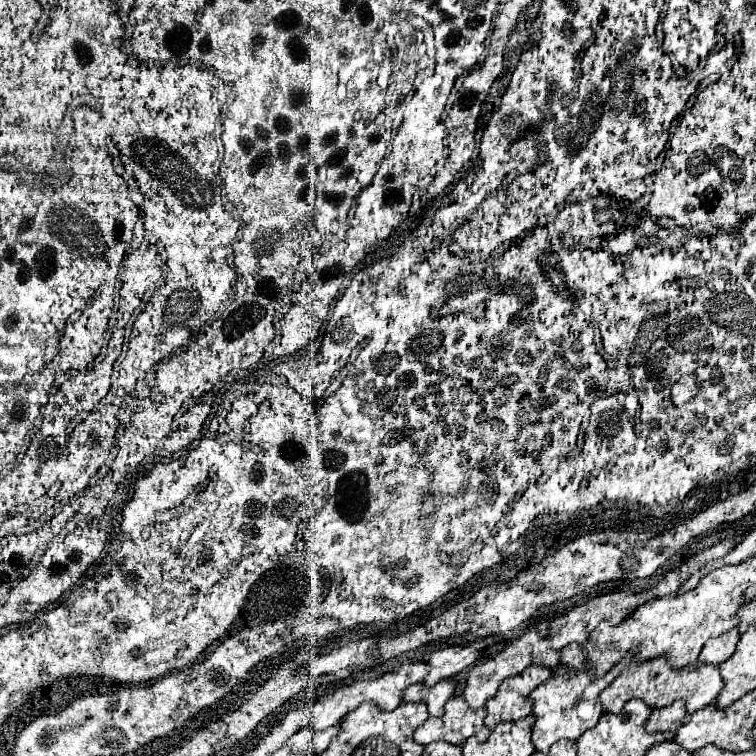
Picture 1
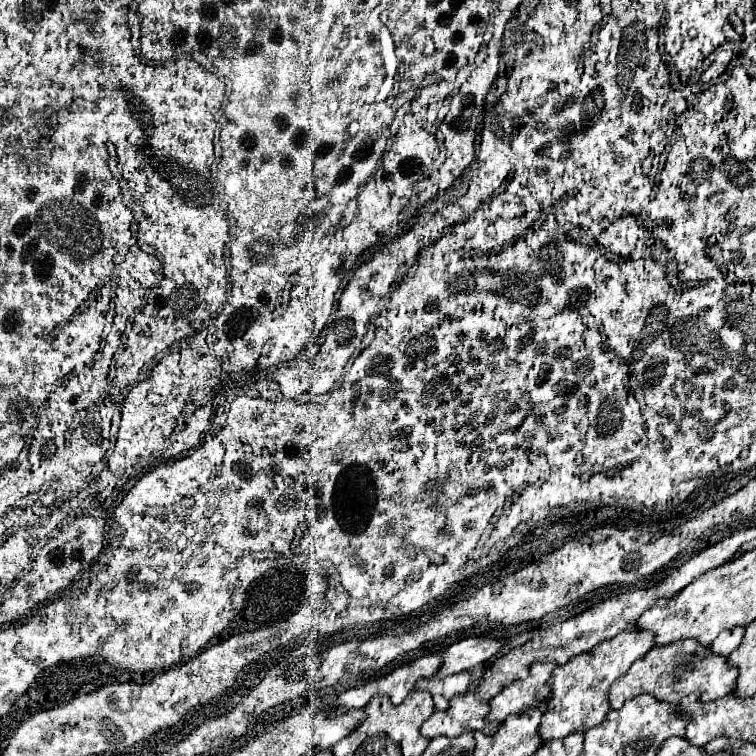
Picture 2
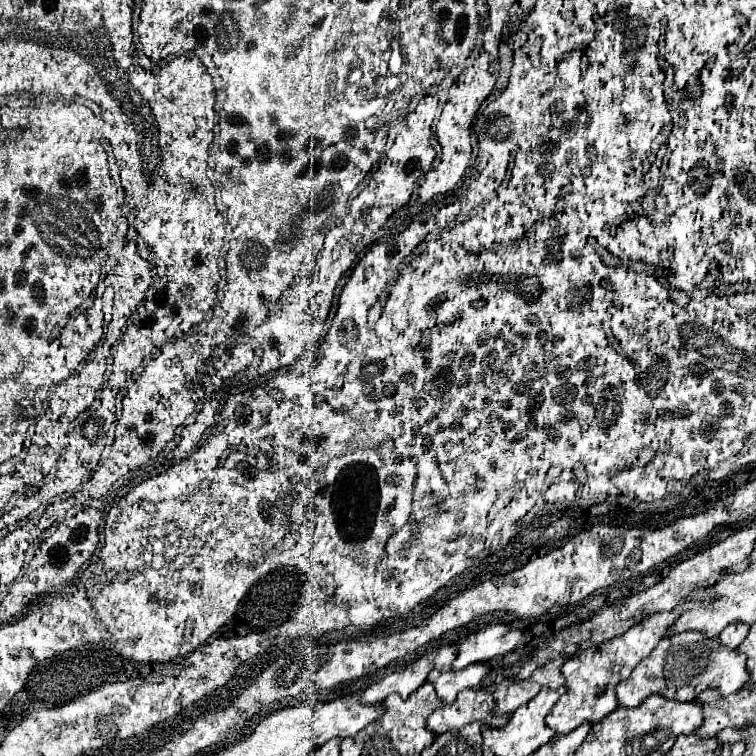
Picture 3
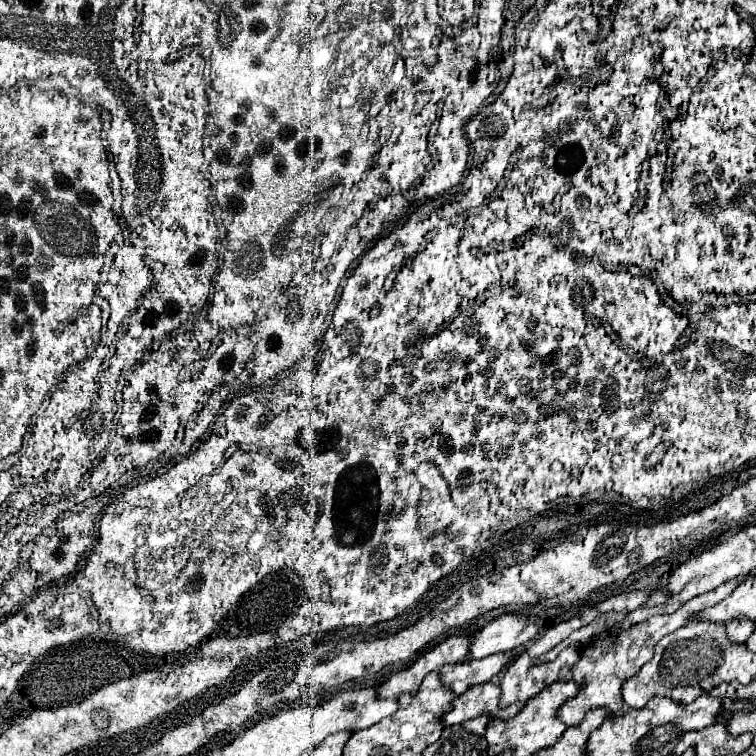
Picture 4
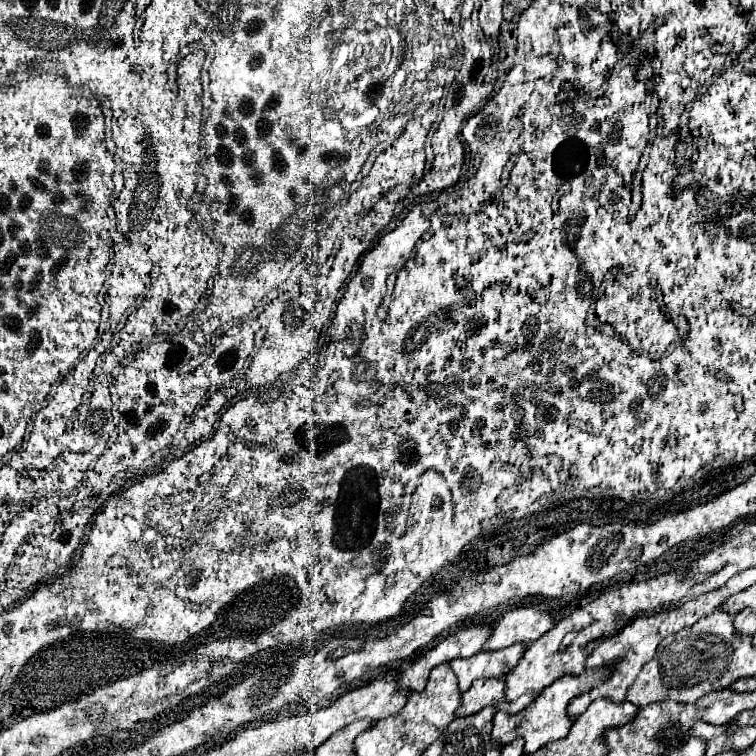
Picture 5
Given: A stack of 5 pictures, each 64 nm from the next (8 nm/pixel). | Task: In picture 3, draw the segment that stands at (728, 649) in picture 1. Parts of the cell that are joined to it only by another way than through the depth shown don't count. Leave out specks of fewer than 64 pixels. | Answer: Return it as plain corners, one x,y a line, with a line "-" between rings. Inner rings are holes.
730,624
728,628
724,628
720,632
718,640
720,640
722,646
734,650
734,648
740,646
740,642
746,638
746,634
748,634
748,626
746,624

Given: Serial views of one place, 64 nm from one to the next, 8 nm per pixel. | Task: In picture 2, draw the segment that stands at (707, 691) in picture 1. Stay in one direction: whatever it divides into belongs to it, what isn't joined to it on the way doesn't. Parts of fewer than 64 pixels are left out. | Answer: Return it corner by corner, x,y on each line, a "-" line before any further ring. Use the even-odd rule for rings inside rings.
684,640
684,644
670,644
668,648
652,648
644,658
636,660
636,664
610,686
608,700
612,710
622,708
626,700
640,694
650,694
660,702
676,704
680,698
700,692
700,700
710,702
726,696
732,690
732,684
736,684
736,672
728,668
724,656
712,656
708,648
696,648
692,640

